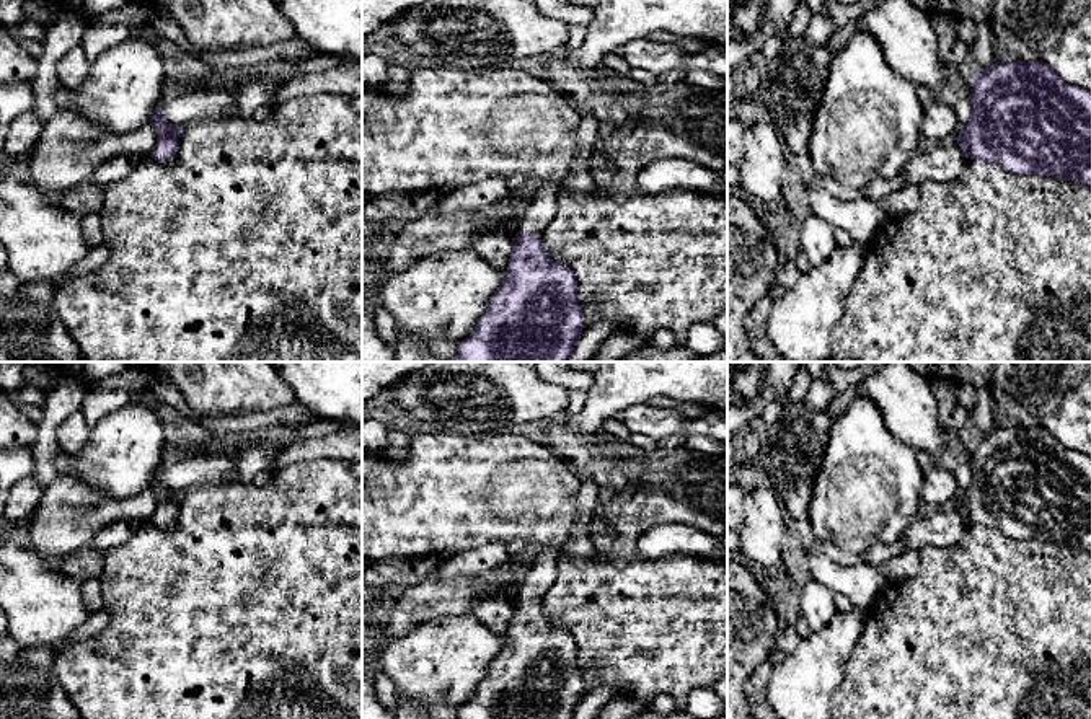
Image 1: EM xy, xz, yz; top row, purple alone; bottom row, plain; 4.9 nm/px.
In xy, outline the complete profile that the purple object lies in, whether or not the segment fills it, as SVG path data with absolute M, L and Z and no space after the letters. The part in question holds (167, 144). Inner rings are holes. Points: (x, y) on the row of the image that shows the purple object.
M158 106L152 111L148 122L157 129L158 139L153 145L150 157L165 168L173 168L176 163L178 137L183 127L178 127L166 121Z

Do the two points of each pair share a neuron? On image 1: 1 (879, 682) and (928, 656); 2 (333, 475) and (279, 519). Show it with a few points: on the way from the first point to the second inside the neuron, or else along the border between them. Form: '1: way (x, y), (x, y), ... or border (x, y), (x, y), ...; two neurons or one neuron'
1: way (891, 682), (902, 682), (917, 667); one neuron
2: way (320, 488), (292, 516); one neuron

